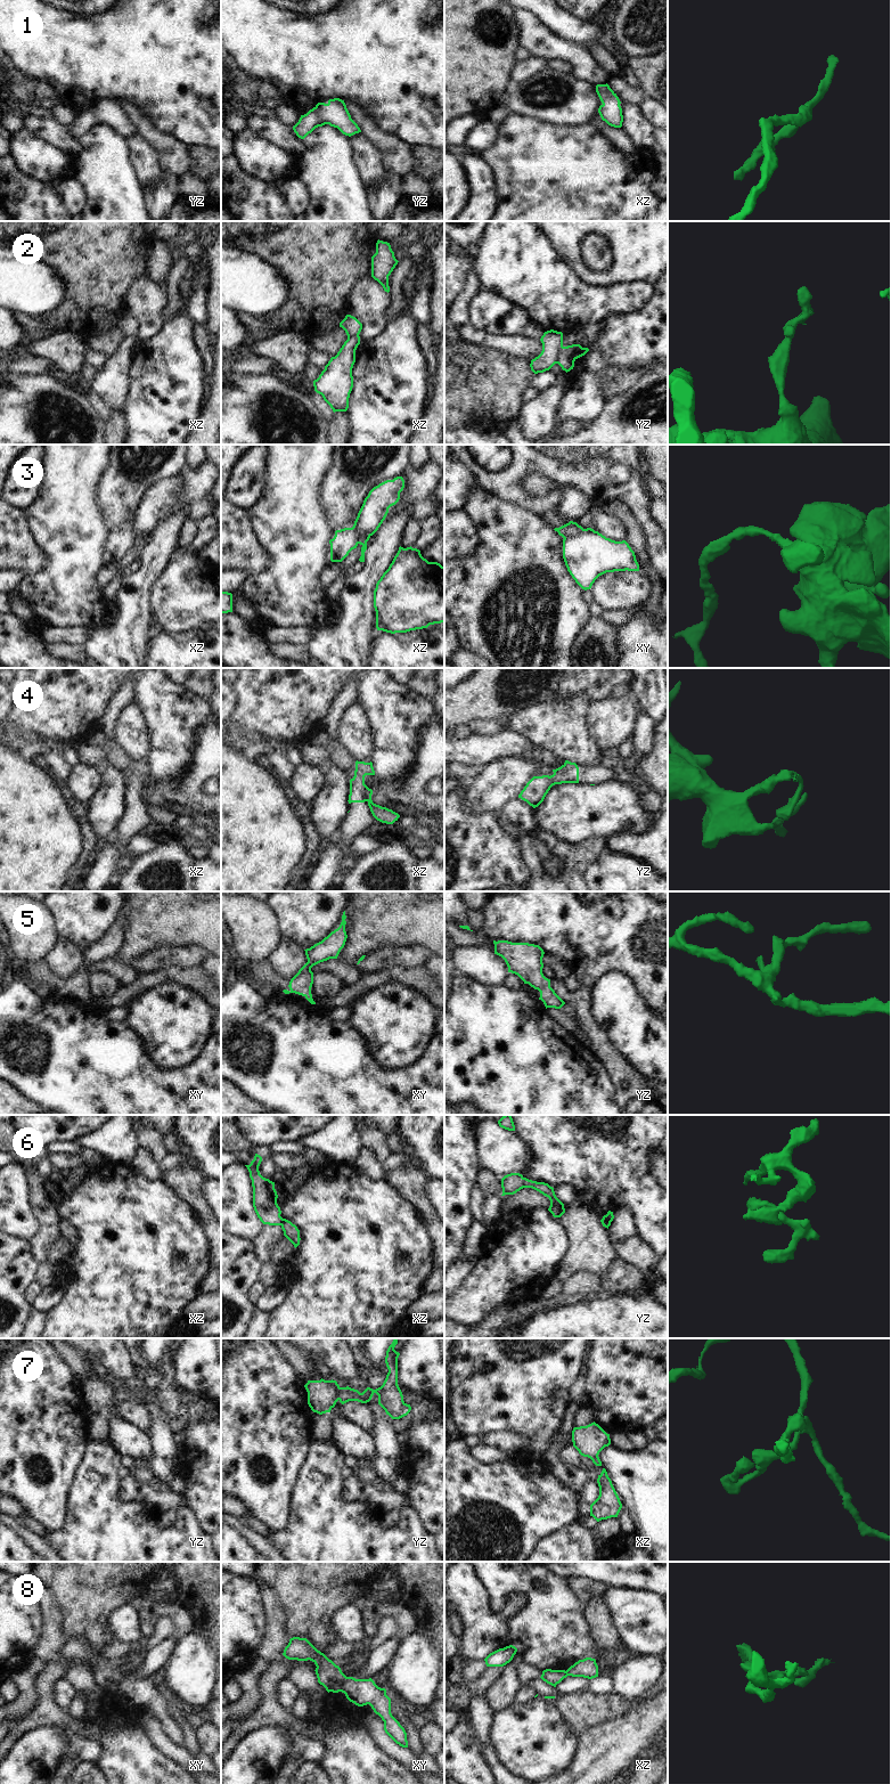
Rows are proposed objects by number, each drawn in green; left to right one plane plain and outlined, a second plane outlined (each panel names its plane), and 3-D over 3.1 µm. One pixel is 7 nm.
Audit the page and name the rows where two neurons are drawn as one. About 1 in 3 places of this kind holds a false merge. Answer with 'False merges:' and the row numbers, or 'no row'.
False merges: 2, 3, 6, 8.

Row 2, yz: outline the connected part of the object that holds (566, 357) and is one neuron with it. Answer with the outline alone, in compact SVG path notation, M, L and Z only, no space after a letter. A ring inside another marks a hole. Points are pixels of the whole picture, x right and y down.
M580 344L563 347L558 353L558 365L567 373L573 369L574 361L585 356L588 351L588 348L582 348Z

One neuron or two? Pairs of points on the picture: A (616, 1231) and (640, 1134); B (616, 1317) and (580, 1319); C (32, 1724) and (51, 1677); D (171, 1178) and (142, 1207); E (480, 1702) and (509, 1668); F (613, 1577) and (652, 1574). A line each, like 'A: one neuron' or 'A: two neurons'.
A: two neurons
B: one neuron
C: one neuron
D: two neurons
E: two neurons
F: one neuron

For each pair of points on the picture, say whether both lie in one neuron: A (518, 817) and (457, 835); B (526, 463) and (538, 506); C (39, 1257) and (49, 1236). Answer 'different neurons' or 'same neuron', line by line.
A: different neurons
B: same neuron
C: same neuron

